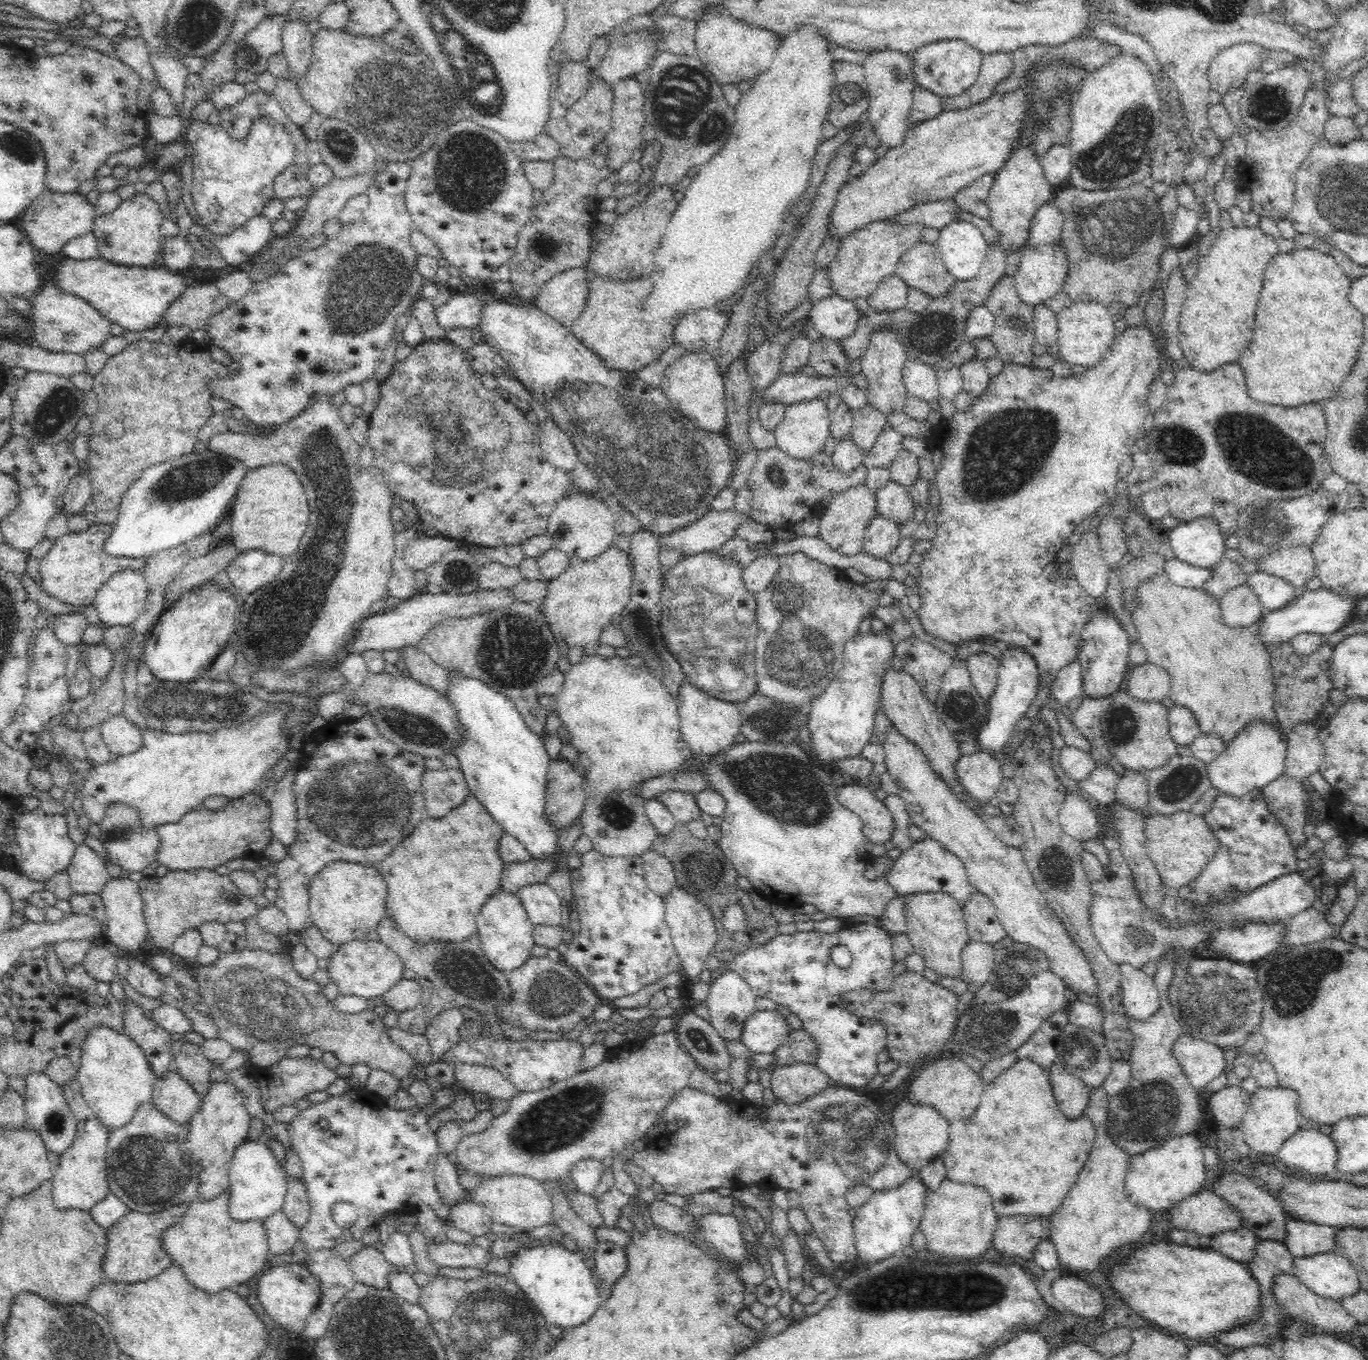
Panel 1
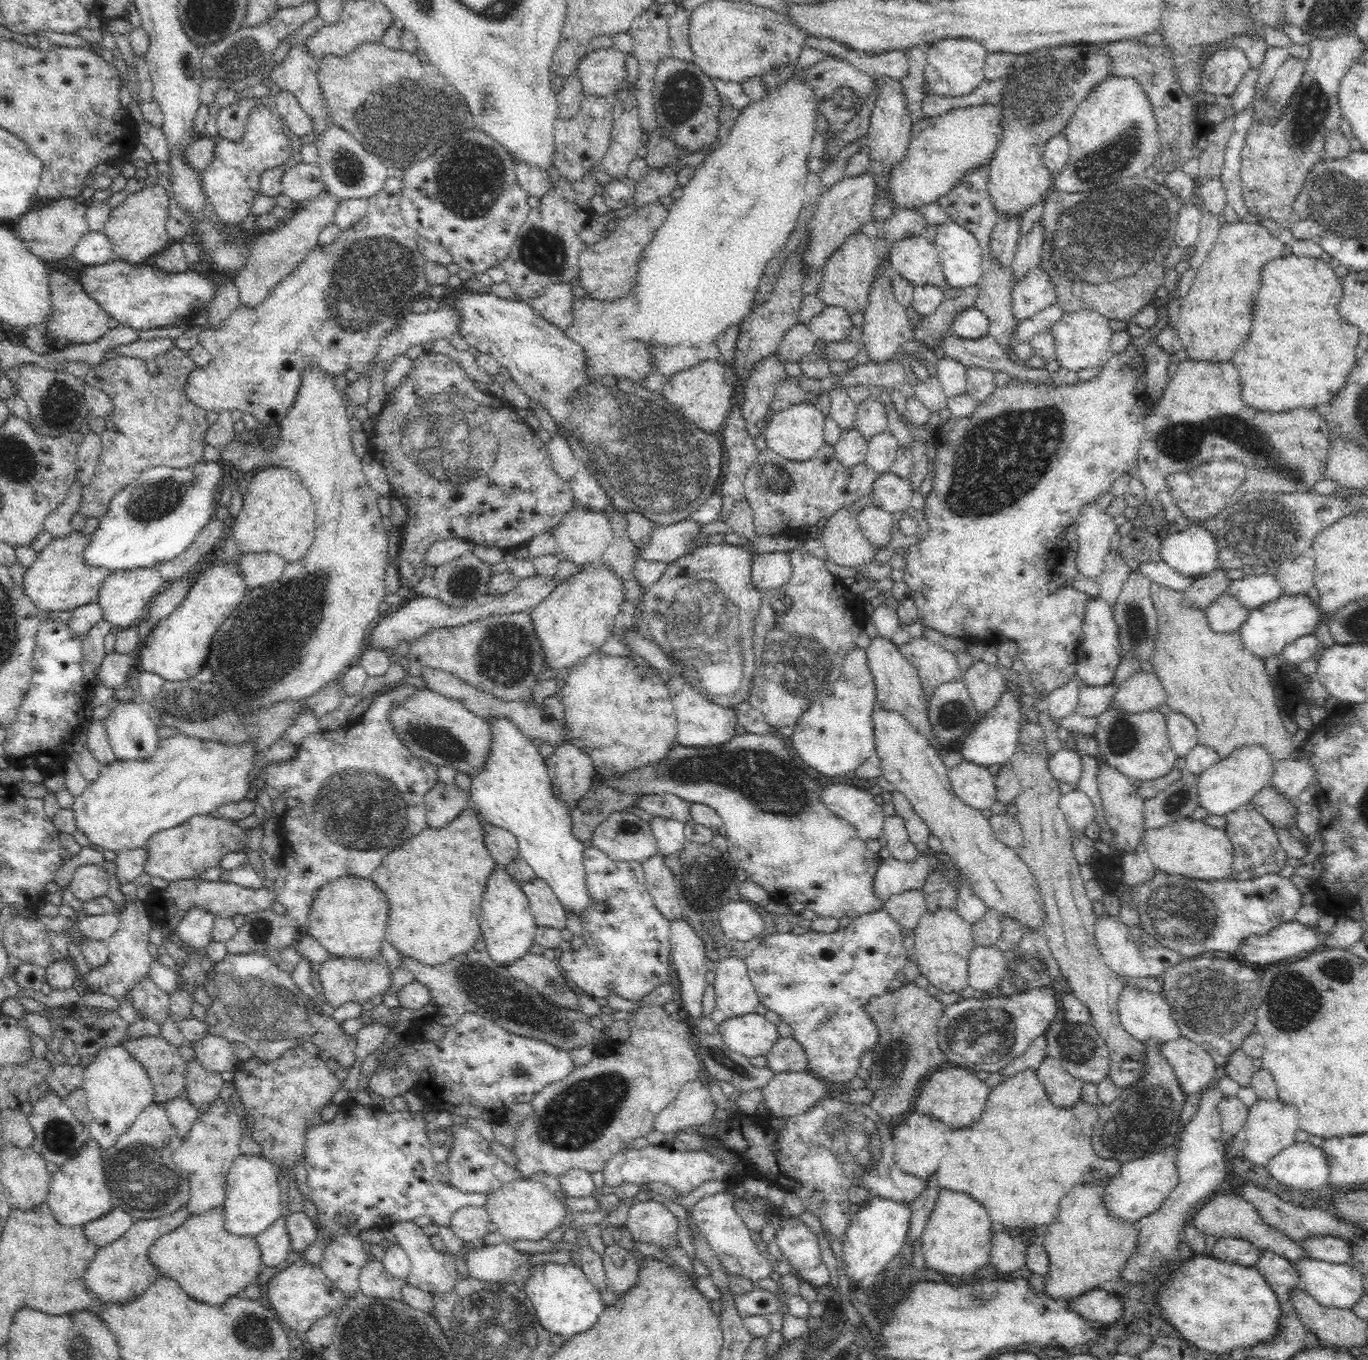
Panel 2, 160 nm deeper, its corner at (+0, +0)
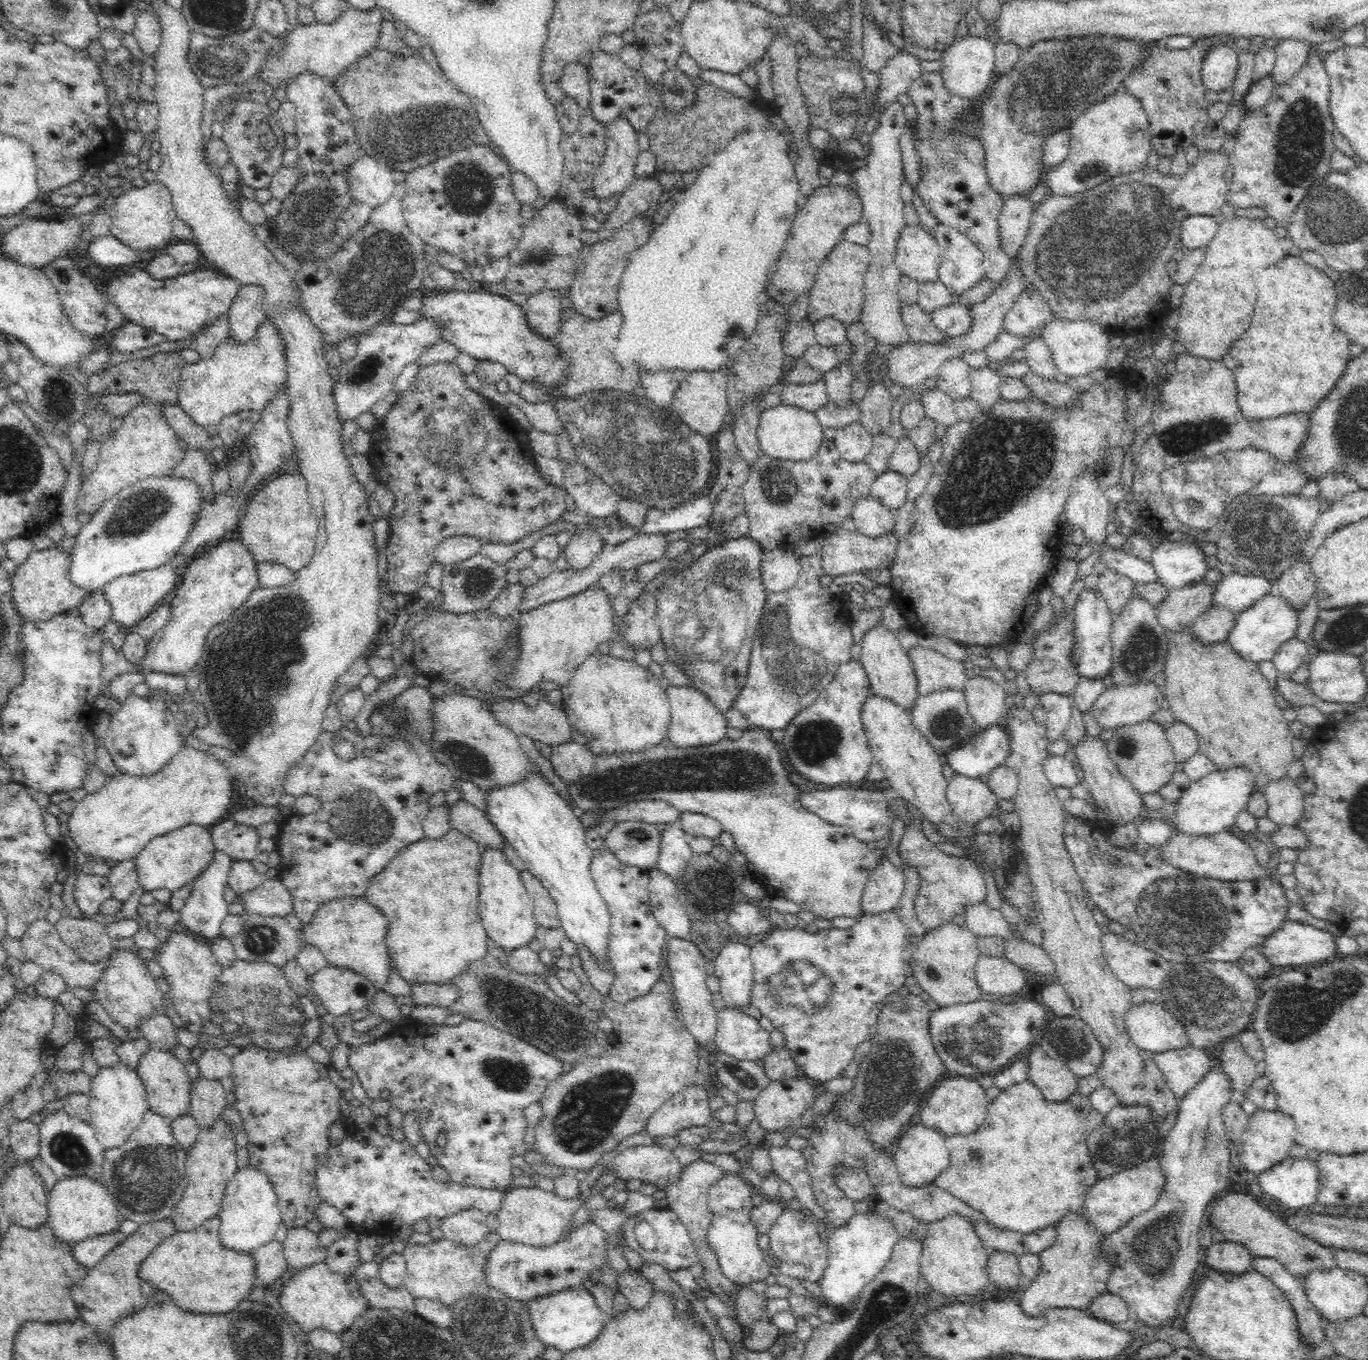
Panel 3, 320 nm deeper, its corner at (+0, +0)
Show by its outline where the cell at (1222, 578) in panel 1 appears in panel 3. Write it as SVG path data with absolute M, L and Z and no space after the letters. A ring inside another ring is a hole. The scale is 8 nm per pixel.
M1205 580L1197 584L1183 587L1182 589L1168 589L1168 596L1162 604L1155 605L1156 617L1158 622L1166 632L1179 632L1185 630L1190 624L1202 614L1205 614L1213 607L1214 592L1216 592L1215 584L1208 584Z

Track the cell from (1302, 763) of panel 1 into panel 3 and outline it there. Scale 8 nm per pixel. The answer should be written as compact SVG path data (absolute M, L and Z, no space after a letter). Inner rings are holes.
M1289 775L1268 782L1262 791L1268 803L1266 818L1278 826L1294 826L1298 822L1304 810L1304 792Z

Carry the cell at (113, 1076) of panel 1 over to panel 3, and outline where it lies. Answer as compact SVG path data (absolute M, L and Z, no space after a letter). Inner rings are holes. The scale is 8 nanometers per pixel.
M120 1062L115 1066L100 1069L98 1075L92 1078L88 1094L91 1120L88 1124L94 1129L94 1135L98 1143L102 1143L102 1147L111 1149L122 1146L140 1126L144 1114L148 1111L145 1090L138 1072Z

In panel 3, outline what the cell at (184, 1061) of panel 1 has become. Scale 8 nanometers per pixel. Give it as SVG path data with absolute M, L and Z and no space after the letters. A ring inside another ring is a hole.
M200 1076L192 1080L189 1114L201 1130L215 1124L230 1102L231 1096L224 1091L220 1081L206 1081Z

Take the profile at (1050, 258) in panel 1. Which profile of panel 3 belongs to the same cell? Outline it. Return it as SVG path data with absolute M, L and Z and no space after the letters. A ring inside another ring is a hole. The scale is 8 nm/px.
M1026 290L1006 313L1003 329L1016 336L1030 336L1032 330L1042 328L1054 319L1045 297L1035 290Z

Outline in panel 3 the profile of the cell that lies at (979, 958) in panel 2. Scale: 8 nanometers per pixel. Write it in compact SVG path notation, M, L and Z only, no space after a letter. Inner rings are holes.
M980 954L976 962L974 976L983 993L1008 995L1020 992L1027 984L1022 968L1006 957L984 956Z

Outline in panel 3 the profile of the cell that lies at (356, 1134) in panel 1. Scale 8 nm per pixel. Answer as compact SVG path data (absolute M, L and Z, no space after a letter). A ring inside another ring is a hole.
M346 1121L345 1137L339 1141L330 1140L330 1148L324 1160L316 1166L315 1184L317 1194L323 1202L334 1206L348 1219L350 1228L369 1232L378 1232L386 1226L412 1226L416 1220L434 1217L443 1219L461 1210L478 1209L485 1215L495 1215L506 1191L490 1190L486 1188L461 1186L453 1181L437 1182L433 1175L433 1167L420 1157L415 1147L408 1141L396 1141L390 1135L380 1135L374 1126L360 1128Z

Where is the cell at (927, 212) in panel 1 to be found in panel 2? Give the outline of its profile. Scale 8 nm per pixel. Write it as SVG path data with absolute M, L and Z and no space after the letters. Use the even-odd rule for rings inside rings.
M896 208L893 216L885 222L872 221L864 224L858 232L868 237L878 237L888 242L924 234L927 222L914 209Z

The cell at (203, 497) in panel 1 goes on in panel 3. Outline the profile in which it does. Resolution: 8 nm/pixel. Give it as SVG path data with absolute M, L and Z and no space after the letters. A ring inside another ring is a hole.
M168 475L148 476L144 480L125 486L118 494L103 502L100 510L91 515L90 521L80 527L71 552L72 562L68 570L70 583L92 593L102 593L104 585L116 578L171 563L179 554L180 545L186 540L186 535L194 524L202 499L204 497L196 481Z

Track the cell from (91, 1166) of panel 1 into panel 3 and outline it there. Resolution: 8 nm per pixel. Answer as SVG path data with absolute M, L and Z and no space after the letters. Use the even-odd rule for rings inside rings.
M68 1176L60 1179L50 1195L47 1196L47 1201L49 1215L46 1223L53 1230L54 1236L66 1244L74 1245L86 1240L86 1238L92 1238L92 1236L102 1236L102 1234L116 1232L120 1228L120 1222L125 1218L117 1209L112 1195L108 1193L104 1184L101 1181L92 1181L87 1176Z

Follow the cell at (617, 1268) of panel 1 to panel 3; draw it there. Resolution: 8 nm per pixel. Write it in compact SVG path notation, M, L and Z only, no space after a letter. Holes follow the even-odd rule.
M631 1267L624 1272L618 1272L617 1288L627 1298L629 1306L636 1310L642 1310L648 1306L652 1298L653 1284L644 1278L644 1275Z

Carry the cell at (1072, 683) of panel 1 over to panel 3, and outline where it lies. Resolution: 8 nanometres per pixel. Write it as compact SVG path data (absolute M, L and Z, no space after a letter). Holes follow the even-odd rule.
M1047 692L1039 695L1039 704L1044 706L1048 719L1045 722L1045 732L1049 742L1062 740L1068 724L1071 723L1074 706L1069 695Z

